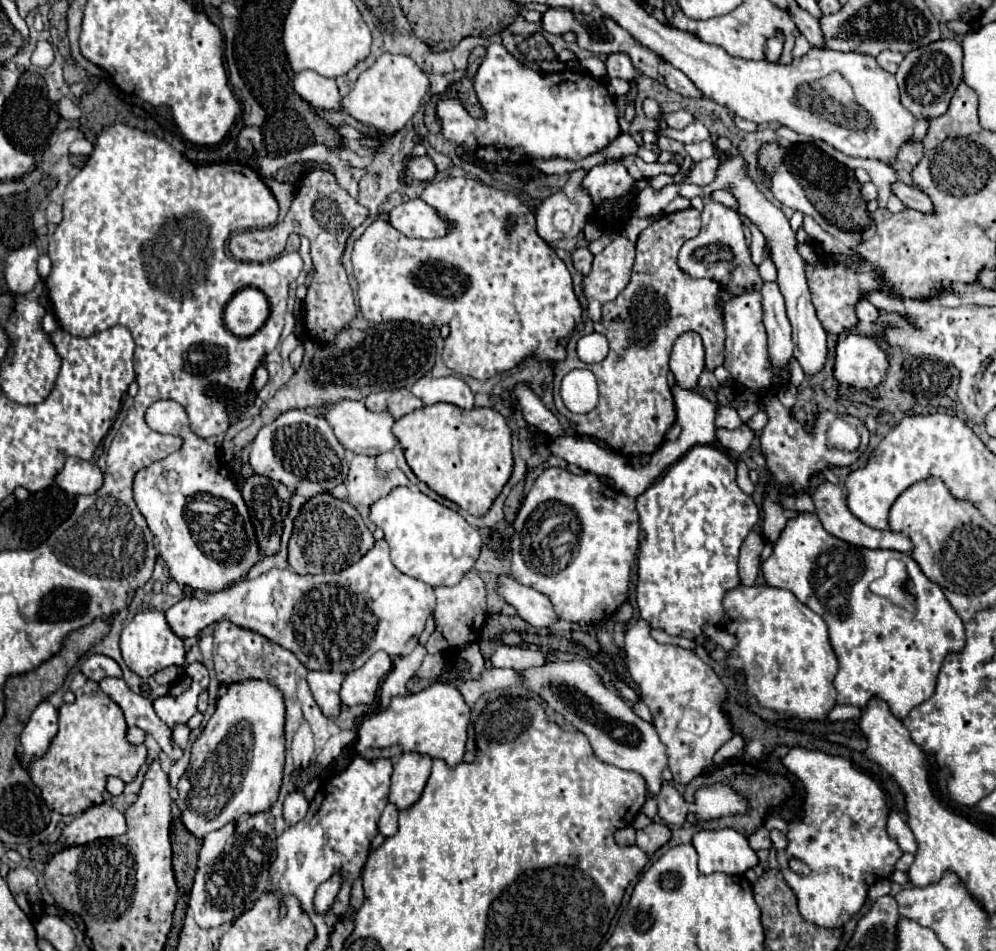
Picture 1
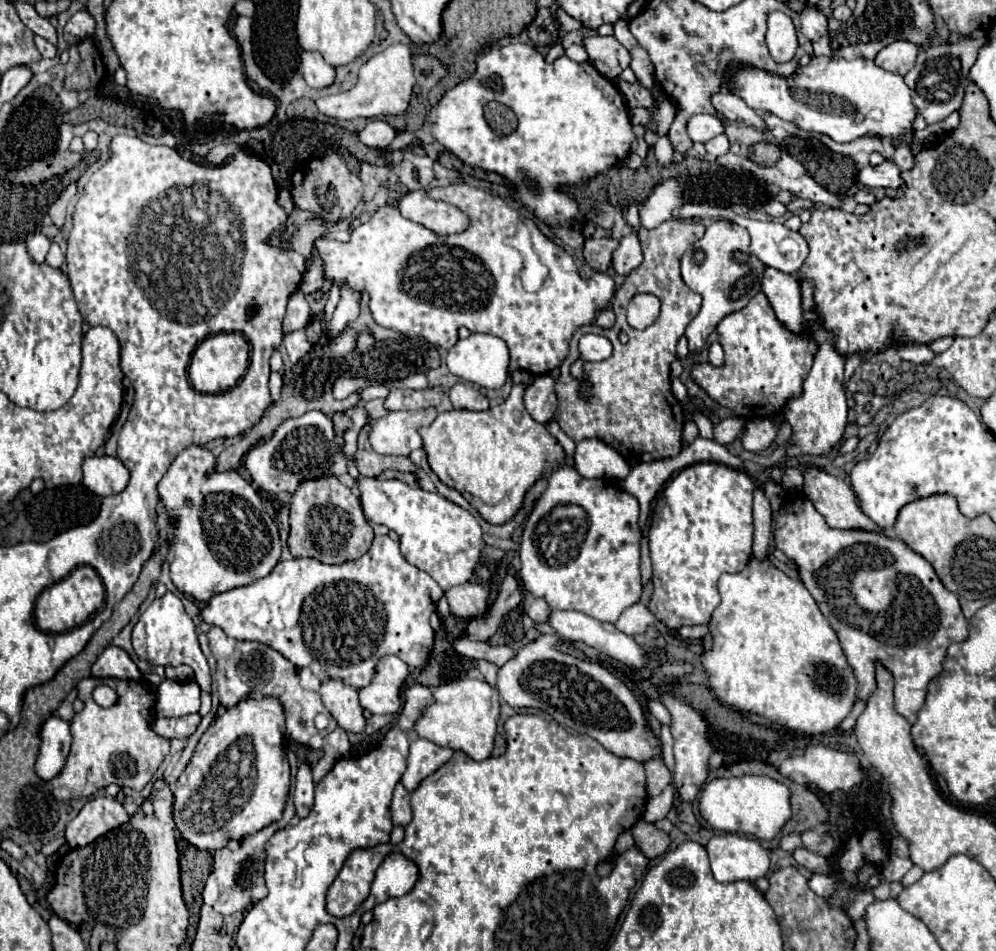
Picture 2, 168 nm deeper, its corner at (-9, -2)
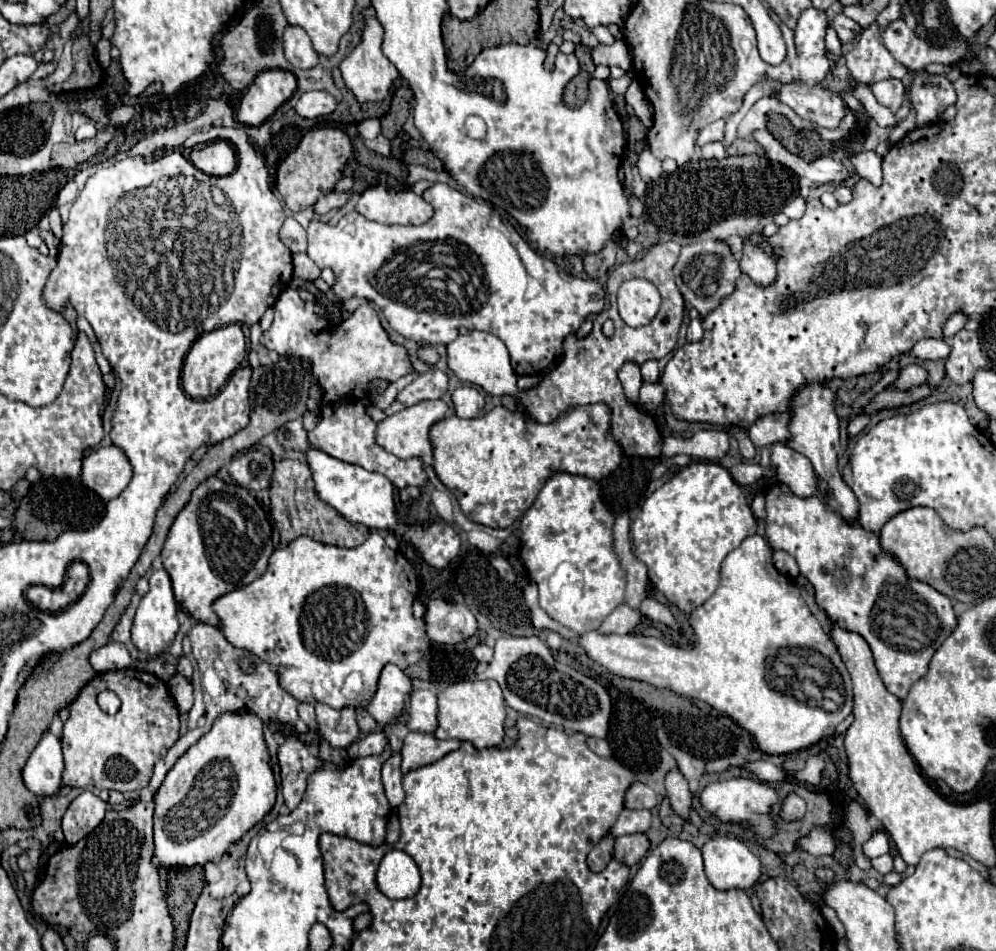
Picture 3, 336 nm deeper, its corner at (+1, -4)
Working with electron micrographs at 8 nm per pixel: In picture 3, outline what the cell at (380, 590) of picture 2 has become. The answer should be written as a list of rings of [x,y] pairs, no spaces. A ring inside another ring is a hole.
[[[372,531],[370,537],[354,549],[324,545],[302,535],[290,545],[276,549],[270,557],[268,571],[254,583],[222,595],[214,603],[214,611],[222,621],[226,639],[234,647],[252,651],[262,661],[274,665],[278,669],[282,689],[286,689],[294,699],[326,703],[334,709],[364,709],[376,693],[376,683],[386,663],[406,669],[418,663],[430,647],[424,621],[414,619],[412,615],[414,591],[406,567],[412,567],[408,559],[400,551],[392,551],[378,531]],[[354,669],[362,673],[366,693],[358,699],[348,699],[342,693],[342,685],[344,677]]]

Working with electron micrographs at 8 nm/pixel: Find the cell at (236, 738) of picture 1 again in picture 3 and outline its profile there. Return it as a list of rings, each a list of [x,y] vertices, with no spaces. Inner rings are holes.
[[[222,713],[212,729],[174,763],[154,795],[154,867],[202,867],[208,861],[218,863],[232,843],[240,841],[250,827],[264,819],[274,799],[276,781],[262,735],[262,721],[254,713]]]

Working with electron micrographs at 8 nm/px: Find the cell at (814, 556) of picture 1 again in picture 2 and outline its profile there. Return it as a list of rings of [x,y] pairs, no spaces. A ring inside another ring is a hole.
[[[786,493],[782,513],[774,513],[776,531],[774,543],[776,549],[782,549],[790,557],[800,573],[800,581],[818,601],[820,611],[830,621],[832,629],[840,639],[840,647],[848,659],[848,665],[854,671],[858,681],[858,701],[868,701],[876,689],[876,665],[884,665],[894,677],[894,697],[896,711],[908,721],[914,723],[918,711],[924,705],[928,685],[932,679],[940,677],[944,671],[946,651],[952,643],[968,639],[968,623],[960,611],[958,597],[948,591],[938,579],[934,567],[918,553],[914,553],[898,537],[888,537],[880,533],[866,531],[842,531],[832,529],[824,517],[814,509],[814,505],[804,499],[802,493]]]

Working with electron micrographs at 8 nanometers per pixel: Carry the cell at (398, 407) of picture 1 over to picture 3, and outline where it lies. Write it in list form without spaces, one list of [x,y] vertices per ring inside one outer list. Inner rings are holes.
[[[432,369],[412,381],[398,393],[398,401],[404,405],[416,405],[426,399],[440,399],[448,391],[448,375],[440,369]]]

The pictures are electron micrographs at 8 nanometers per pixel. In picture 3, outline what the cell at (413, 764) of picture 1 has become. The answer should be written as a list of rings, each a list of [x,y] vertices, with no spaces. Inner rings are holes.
[[[410,731],[406,735],[404,747],[402,747],[402,771],[406,773],[410,769],[430,765],[430,763],[442,759],[444,755],[448,755],[450,751],[458,749],[460,745],[462,745],[462,741],[458,741],[458,739],[440,741],[432,733]]]

